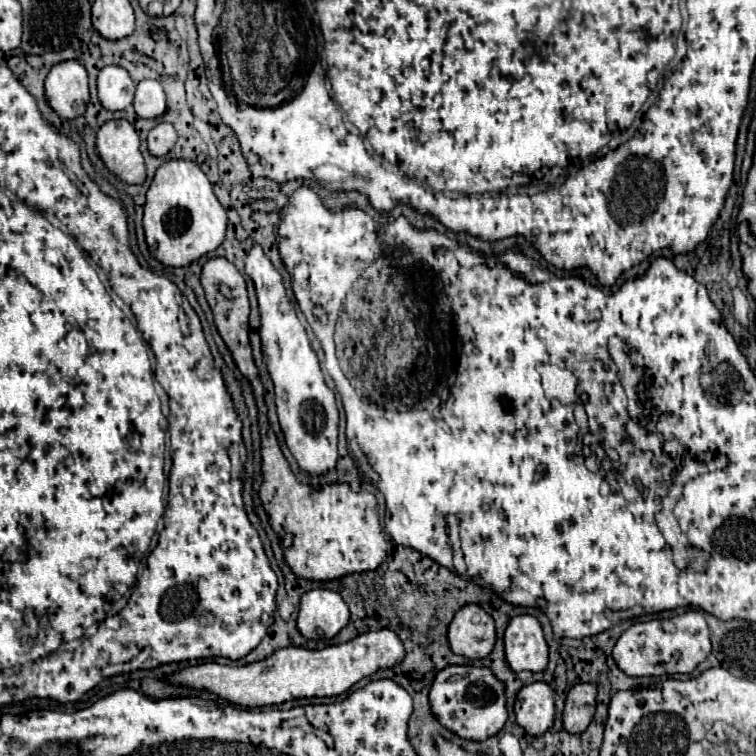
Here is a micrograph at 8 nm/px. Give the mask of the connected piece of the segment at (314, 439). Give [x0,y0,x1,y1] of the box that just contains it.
[246,244,338,474]

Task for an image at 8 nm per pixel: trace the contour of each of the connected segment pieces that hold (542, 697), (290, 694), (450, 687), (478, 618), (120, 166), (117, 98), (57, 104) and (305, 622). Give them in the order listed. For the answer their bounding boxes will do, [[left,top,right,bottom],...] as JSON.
[[516,682,554,736],[166,628,404,708],[432,666,508,740],[448,604,496,658],[96,118,146,184],[98,66,136,110],[46,60,90,120],[298,588,350,638]]

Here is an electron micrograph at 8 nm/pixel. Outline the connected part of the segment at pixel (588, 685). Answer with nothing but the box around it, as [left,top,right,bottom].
[564,682,596,734]

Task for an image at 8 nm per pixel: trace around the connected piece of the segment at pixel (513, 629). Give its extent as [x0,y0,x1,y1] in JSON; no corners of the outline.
[504,616,548,672]

